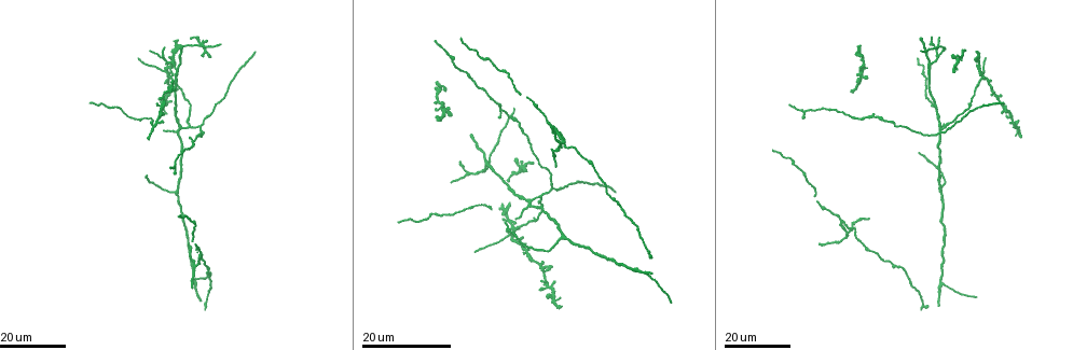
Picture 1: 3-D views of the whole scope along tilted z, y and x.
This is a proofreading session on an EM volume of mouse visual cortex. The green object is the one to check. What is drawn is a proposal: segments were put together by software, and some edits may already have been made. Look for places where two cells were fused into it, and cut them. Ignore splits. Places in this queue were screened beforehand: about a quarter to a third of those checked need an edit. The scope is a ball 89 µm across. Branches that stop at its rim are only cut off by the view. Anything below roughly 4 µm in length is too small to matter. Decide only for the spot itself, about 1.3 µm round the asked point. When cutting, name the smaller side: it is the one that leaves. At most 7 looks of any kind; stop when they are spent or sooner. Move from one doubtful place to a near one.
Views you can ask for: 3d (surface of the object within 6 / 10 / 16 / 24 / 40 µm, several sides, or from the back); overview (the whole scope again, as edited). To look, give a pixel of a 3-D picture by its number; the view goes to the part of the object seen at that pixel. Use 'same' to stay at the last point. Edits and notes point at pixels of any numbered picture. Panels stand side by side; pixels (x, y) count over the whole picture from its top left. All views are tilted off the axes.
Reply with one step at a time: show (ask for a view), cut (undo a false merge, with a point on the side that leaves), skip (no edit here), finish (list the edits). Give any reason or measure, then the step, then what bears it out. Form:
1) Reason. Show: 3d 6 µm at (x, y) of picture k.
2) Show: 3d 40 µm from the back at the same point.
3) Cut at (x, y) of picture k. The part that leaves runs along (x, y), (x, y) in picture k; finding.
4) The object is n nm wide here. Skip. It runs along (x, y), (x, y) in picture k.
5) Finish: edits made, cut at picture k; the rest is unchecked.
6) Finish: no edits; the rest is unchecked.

Branch point. Show: 3d 16 µm at (940, 134) of picture 1.

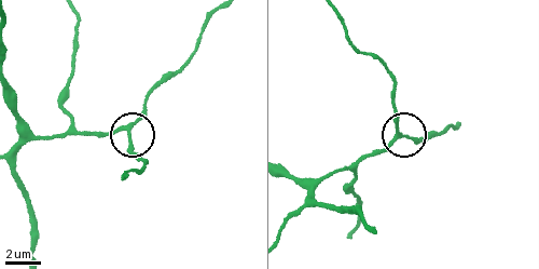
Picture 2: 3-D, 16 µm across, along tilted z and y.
Closer look. Show: 3d 10 µm at (399, 133) of picture 2.

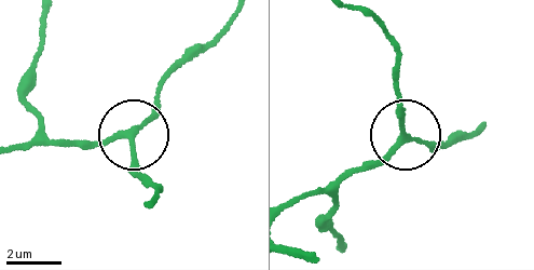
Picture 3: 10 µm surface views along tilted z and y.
3 arms meet here. Skip. One cell here.

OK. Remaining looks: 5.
Three arms meet. Show: 3d 24 µm at (508, 234) of picture 1.

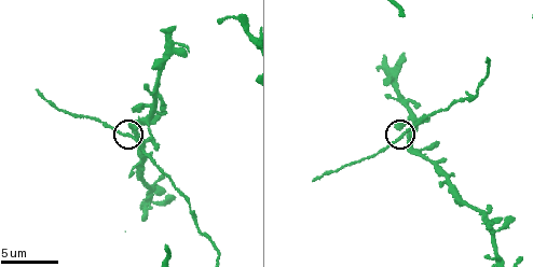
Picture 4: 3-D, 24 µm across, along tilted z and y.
Show: 3d 10 µm at (400, 136) of picture 4.

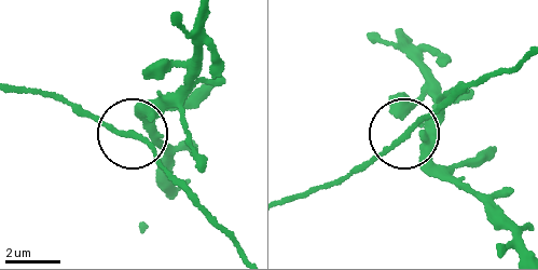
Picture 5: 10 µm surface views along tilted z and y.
Show: 3d 6 µm at (135, 134) of picture 5.

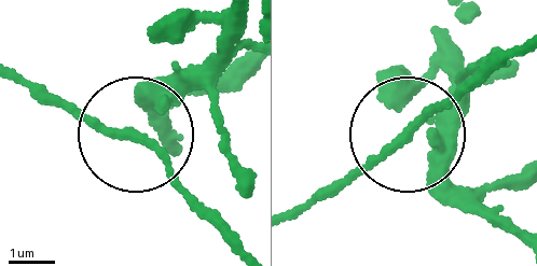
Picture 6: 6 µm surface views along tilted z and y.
The object is 170 nm wide here. Skip. It runs along (238, 252), (145, 143), (28, 86) in picture 6; continuous, no second cell.

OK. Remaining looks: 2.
Three arms meet. Show: 3d 24 µm at (157, 122) of picture 1.

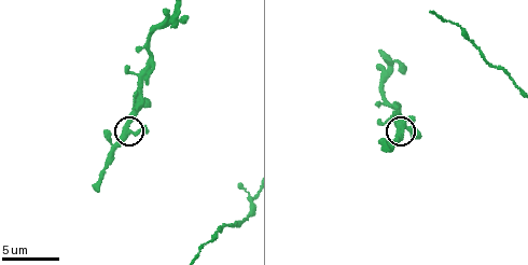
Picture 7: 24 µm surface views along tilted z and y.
Closer look. Show: 3d 10 µm at (126, 129) of picture 7.

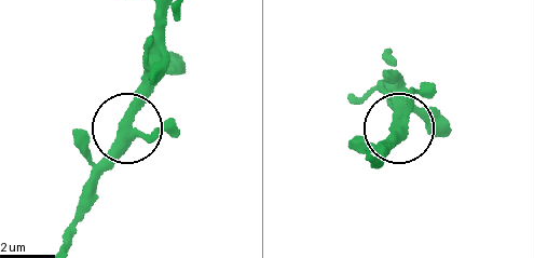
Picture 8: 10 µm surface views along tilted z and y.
Skip. Continuous, no second cell.

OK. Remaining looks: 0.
Finish: no edits; the rest is unchecked.

